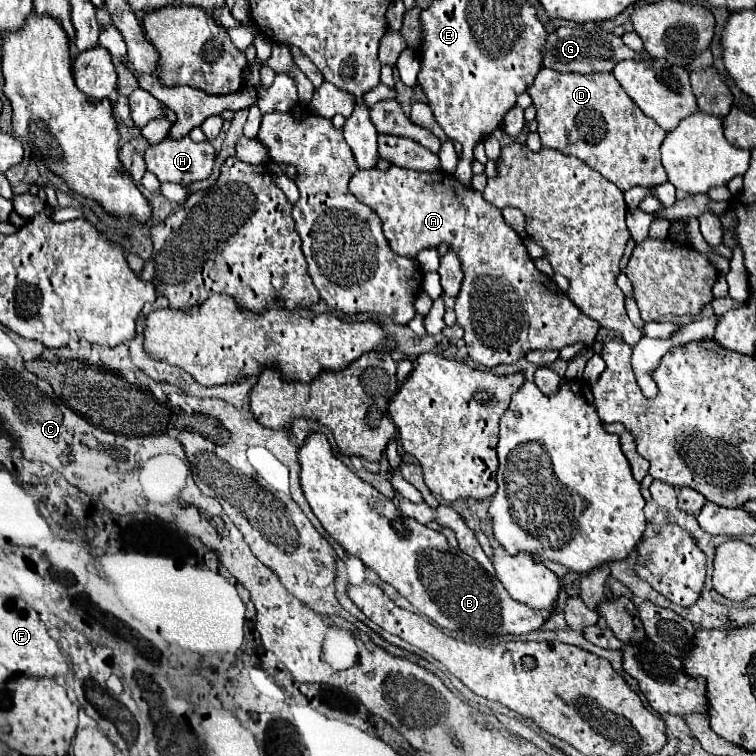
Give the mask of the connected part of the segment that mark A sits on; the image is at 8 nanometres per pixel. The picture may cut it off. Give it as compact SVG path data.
M391 166L387 170L369 168L357 170L353 174L353 178L349 180L349 190L359 202L377 212L383 222L385 238L389 240L389 246L391 250L395 250L395 254L415 258L421 250L437 248L439 244L447 244L451 250L455 250L463 268L463 284L455 298L457 324L465 330L469 356L479 366L493 368L497 364L513 364L529 350L561 350L563 346L577 342L587 346L593 344L599 324L587 318L575 304L571 304L571 300L557 288L557 284L549 276L541 274L535 268L521 236L511 226L507 226L501 210L491 206L481 192L457 182L453 174L445 170L419 172L399 166Z

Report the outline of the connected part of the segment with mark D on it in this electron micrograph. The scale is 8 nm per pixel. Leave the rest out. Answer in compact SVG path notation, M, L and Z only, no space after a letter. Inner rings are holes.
M543 68L535 76L535 82L527 90L527 94L537 108L535 120L539 124L537 132L543 140L543 146L557 148L563 154L571 154L583 160L589 168L597 170L603 178L611 180L623 192L636 186L650 188L655 184L667 182L667 174L661 166L659 156L659 146L665 138L665 132L651 118L647 118L631 102L631 98L627 98L627 94L623 94L623 88L613 74L571 74Z

